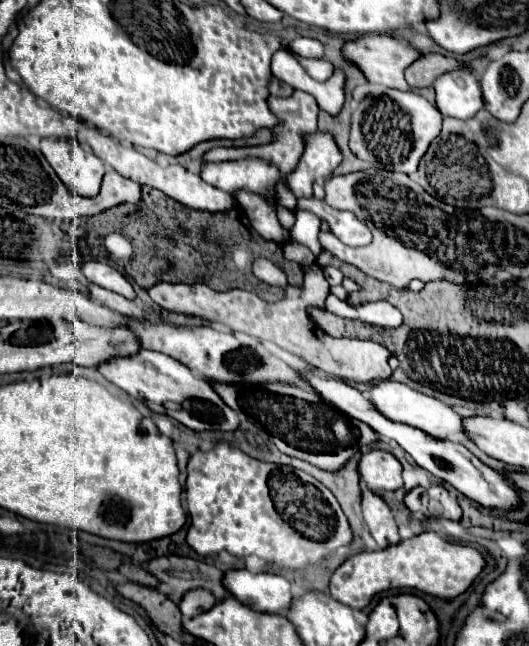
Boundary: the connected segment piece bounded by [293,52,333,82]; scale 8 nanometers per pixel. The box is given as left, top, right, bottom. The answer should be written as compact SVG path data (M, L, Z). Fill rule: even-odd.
M293 52L293 56L295 56L295 60L307 70L307 74L309 74L313 80L325 82L325 80L333 74L331 62L327 62L327 60L323 60L323 58L303 58L303 56L299 56L299 54L295 54L295 52Z

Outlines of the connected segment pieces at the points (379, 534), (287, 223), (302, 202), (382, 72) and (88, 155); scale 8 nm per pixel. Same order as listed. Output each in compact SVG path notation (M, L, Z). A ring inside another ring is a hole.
M365 488L363 498L361 498L361 510L363 510L363 520L365 520L371 536L379 544L379 548L387 548L401 540L399 532L397 532L397 524L391 516L391 510L379 494Z
M279 208L277 210L277 218L279 218L279 224L289 232L295 224L295 212L289 210L289 208Z
M299 198L297 200L297 210L307 210L311 214L315 214L319 220L323 220L331 234L335 234L343 244L359 248L371 242L371 232L369 228L365 228L357 216L353 216L353 212L341 212L331 208L327 202L321 202L317 198Z
M363 36L361 40L357 38L357 40L351 40L351 42L345 42L343 48L341 48L341 56L351 60L353 64L357 64L359 70L363 72L363 76L367 78L367 82L383 84L383 86L397 88L397 90L407 90L409 86L403 78L403 70L413 60L417 60L421 54L415 48L401 44L391 36Z
M43 140L41 152L57 176L79 196L97 196L105 174L103 162L75 140Z

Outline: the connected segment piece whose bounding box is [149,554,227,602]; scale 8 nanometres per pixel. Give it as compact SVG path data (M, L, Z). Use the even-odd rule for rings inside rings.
M171 554L153 558L149 560L149 572L169 588L169 598L173 602L179 602L183 592L191 588L205 588L213 592L217 600L227 596L225 588L221 588L221 570L189 556Z

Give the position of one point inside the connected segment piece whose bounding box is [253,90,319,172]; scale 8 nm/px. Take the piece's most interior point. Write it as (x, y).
(297, 114)

